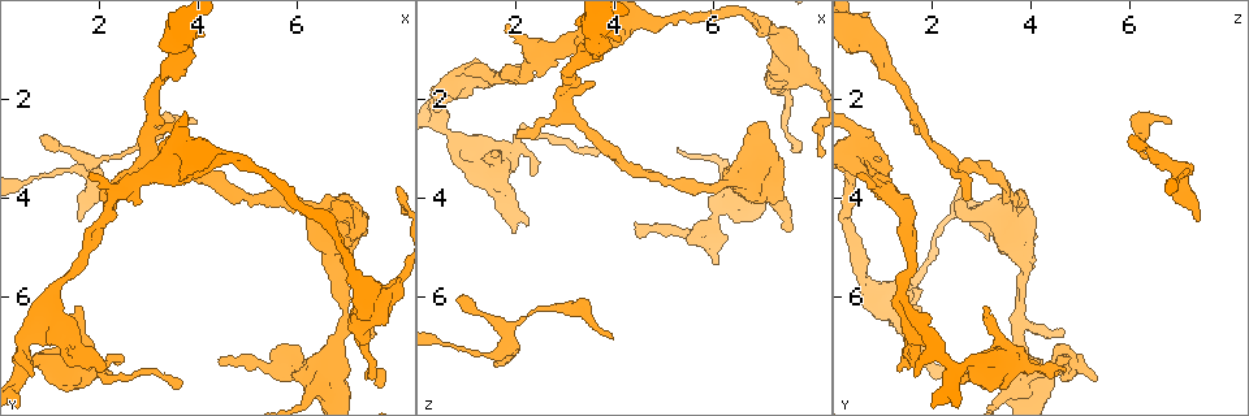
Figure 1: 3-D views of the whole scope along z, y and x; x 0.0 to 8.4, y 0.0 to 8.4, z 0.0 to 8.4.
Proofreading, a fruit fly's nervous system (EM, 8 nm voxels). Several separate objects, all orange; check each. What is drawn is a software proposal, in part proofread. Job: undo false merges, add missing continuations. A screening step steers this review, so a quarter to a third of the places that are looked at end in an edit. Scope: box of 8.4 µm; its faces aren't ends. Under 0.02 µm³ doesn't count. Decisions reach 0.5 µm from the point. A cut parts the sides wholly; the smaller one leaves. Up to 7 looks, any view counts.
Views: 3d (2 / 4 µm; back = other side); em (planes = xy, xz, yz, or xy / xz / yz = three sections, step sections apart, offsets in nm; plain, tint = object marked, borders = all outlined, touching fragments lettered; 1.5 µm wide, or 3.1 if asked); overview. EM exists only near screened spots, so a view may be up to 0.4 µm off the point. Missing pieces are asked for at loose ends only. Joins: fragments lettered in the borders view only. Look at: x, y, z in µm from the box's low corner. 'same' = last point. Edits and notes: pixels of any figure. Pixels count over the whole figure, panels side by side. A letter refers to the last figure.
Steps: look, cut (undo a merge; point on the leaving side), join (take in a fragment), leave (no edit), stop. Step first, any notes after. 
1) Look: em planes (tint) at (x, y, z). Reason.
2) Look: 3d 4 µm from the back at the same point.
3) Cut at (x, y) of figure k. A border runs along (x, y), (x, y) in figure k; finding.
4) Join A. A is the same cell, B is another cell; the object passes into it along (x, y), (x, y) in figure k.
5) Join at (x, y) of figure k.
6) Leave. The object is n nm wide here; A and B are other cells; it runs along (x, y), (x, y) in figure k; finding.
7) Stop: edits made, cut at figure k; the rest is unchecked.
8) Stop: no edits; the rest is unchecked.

Look: 3d 2 µm at (7.50, 6.75, 4.65). An open end.

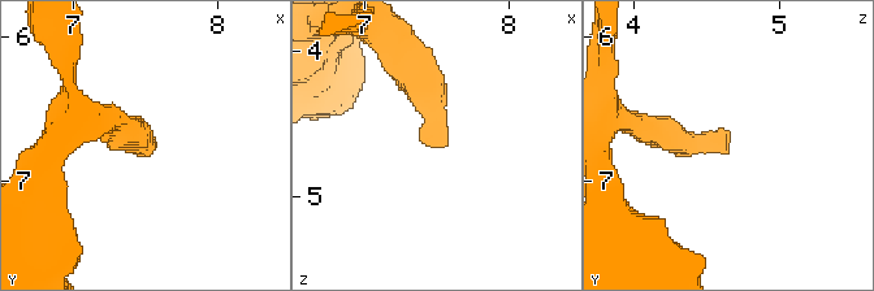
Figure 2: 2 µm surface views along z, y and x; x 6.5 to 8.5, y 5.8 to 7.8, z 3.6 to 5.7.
Look: em planes (borders) at (7.52, 6.72, 4.68). Need the tissue.

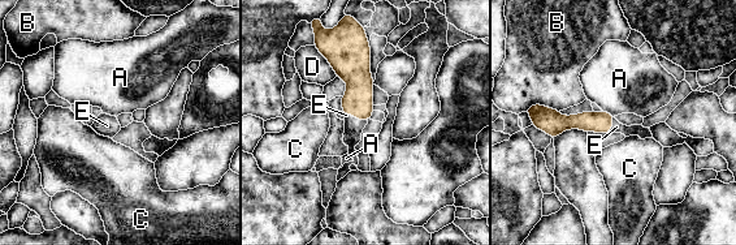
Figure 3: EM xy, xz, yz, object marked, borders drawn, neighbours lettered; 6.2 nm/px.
Join E. The object is 130 nm wide here; E is the same cell, A, B, C and D are other cells; the object passes into it along (358, 100), (356, 119), (354, 128) in figure 3; it goes on there.

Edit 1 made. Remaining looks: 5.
Look: overview.

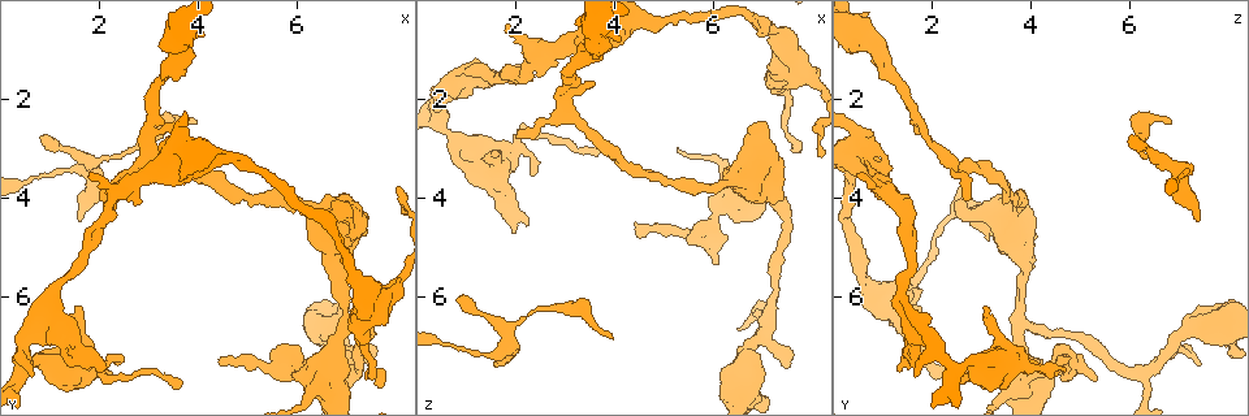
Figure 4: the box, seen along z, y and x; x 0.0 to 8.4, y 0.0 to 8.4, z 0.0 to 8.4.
Look: em planes (tint) at (2.00, 7.45, 1.30). An open end.

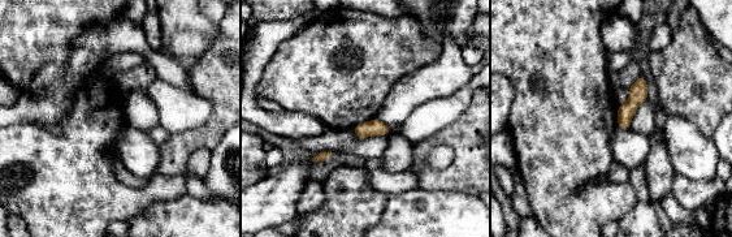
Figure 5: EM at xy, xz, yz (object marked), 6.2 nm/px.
Look: em planes (borders) at the same point.

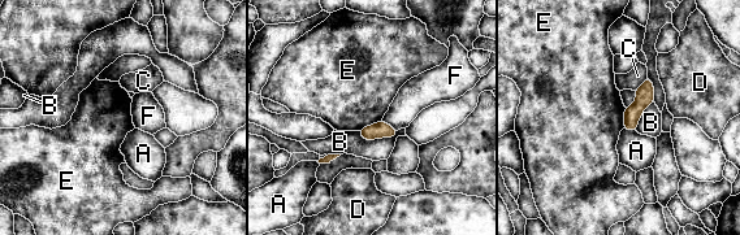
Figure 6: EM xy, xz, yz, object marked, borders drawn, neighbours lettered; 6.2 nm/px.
Leave. The object is 100 nm wide here; A, B, C, D, E and F are other cells; it runs along (648, 83), (630, 127) in figure 6; no lettered fragment goes on from it.

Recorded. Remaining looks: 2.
Look: em xy step 8 (borders) at (0.80, 2.80, 6.00). An open end.

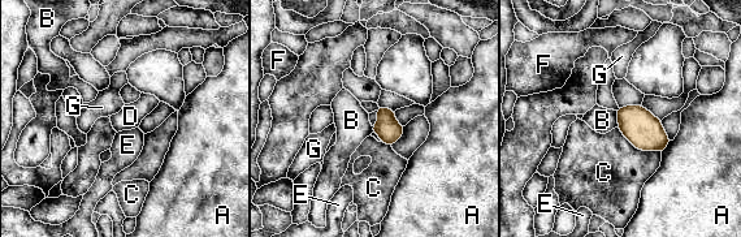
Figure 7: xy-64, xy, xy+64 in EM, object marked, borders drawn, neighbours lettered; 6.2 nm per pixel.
Look: em planes (borders) at the same point.

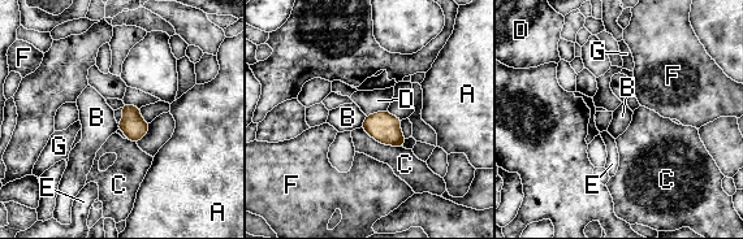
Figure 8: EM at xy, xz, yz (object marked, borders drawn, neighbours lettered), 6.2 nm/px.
Leave. The longest contact is with C, 300 nm; A, B, C, D, E, F and G are other cells; a border runs along (366, 116), (361, 126) in figure 8; none of them fits.

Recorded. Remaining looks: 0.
Stop: edits made, join at figure 3; the rest is unchecked.

